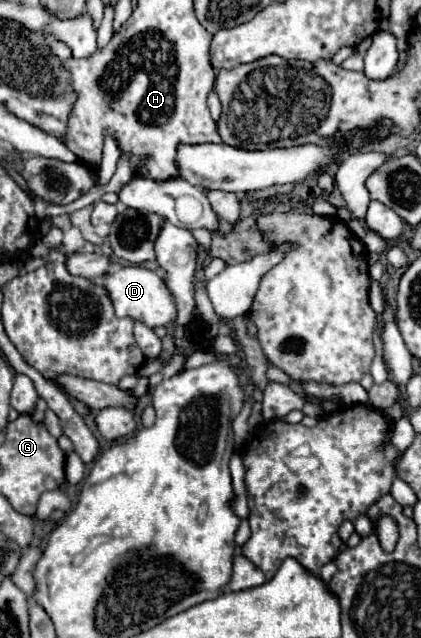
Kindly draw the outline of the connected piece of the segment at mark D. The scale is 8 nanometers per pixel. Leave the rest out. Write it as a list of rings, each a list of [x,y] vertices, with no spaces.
[[[143,266],[113,268],[103,278],[103,284],[109,290],[109,296],[115,304],[115,314],[119,318],[129,316],[133,320],[139,320],[139,322],[147,324],[149,328],[167,326],[167,324],[175,322],[175,318],[177,318],[177,304],[173,302],[173,294],[155,270],[149,270],[149,268],[143,268]]]

